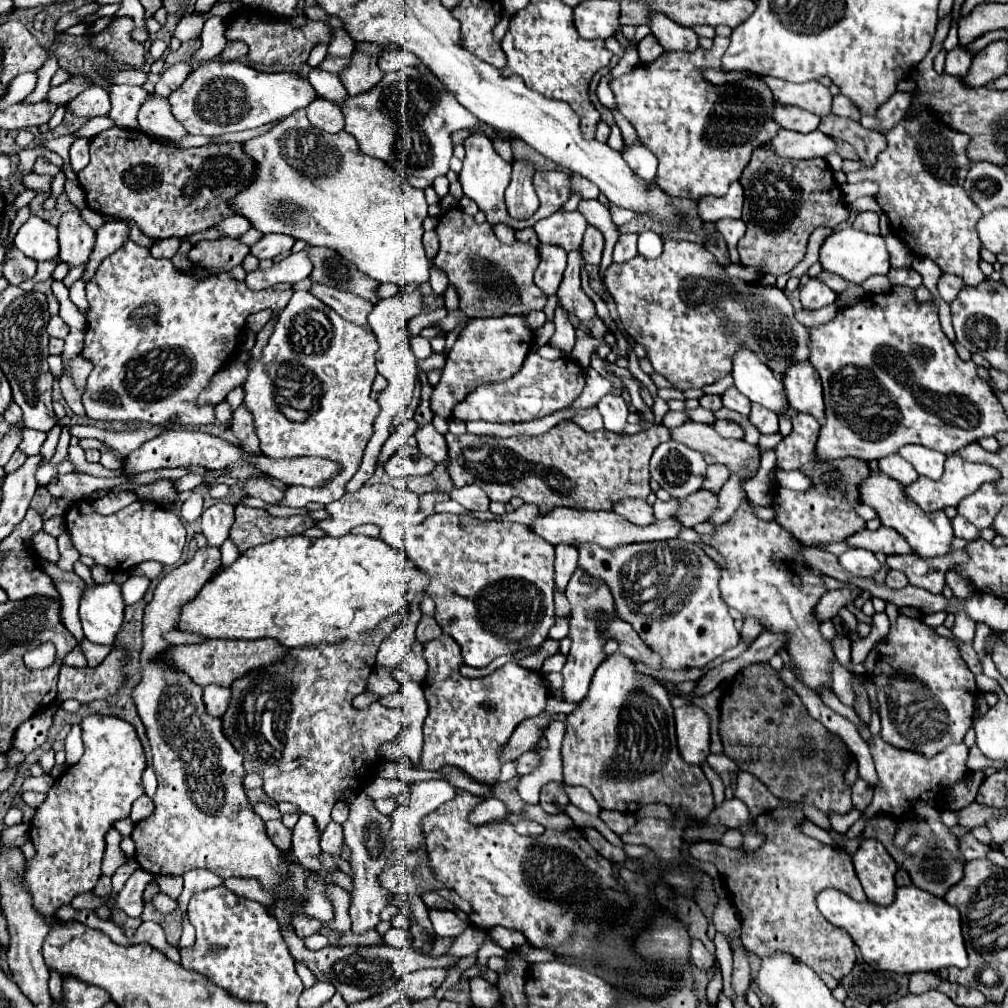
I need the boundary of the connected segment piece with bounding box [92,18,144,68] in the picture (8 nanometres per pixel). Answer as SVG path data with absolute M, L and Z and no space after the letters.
M116 18L104 32L94 36L92 44L94 48L106 48L106 52L120 62L140 68L144 64L144 44L132 38L132 30L132 18Z

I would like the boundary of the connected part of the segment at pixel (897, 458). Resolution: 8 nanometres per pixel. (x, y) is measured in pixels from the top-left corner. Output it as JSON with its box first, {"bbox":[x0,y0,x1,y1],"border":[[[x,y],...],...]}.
{"bbox":[880,454,918,486],"border":[[[900,454],[894,456],[886,456],[880,460],[880,470],[884,474],[888,474],[890,478],[898,480],[902,486],[908,486],[910,482],[914,482],[918,478],[918,472],[910,466],[910,462],[906,462]]]}

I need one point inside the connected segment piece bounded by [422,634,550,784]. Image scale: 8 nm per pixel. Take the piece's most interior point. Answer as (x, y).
(469, 721)

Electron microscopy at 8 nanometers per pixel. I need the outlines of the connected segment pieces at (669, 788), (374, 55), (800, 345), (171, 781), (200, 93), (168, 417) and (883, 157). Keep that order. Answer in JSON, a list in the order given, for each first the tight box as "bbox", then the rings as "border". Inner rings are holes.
[{"bbox":[562,652,714,820],"border":[[[616,652],[610,654],[594,672],[588,696],[580,702],[580,708],[568,716],[568,728],[562,744],[562,766],[564,766],[564,784],[584,786],[592,792],[598,806],[604,810],[618,812],[638,812],[640,808],[654,802],[664,802],[674,812],[684,812],[688,818],[706,820],[714,808],[712,788],[706,780],[702,768],[682,762],[676,746],[674,732],[674,710],[670,704],[670,694],[666,686],[636,670],[632,658]]]},{"bbox":[338,42,386,96],"border":[[[356,42],[354,54],[350,56],[348,66],[338,72],[340,82],[348,90],[350,96],[368,92],[372,86],[376,86],[382,80],[382,70],[378,68],[378,58],[386,50],[384,44],[368,44],[368,42]]]},{"bbox":[604,240,808,390],"border":[[[666,240],[664,252],[658,260],[646,260],[639,254],[624,264],[610,264],[604,276],[604,284],[616,302],[624,330],[646,348],[646,358],[654,370],[662,374],[678,390],[702,388],[724,378],[732,370],[734,346],[724,340],[720,322],[732,320],[740,328],[740,340],[752,348],[762,362],[766,362],[774,374],[784,374],[796,360],[806,360],[808,350],[808,328],[794,318],[790,300],[782,290],[774,286],[754,286],[738,278],[728,278],[724,268],[708,252],[706,246],[688,240]]]},{"bbox":[132,546,384,946],"border":[[[214,546],[200,548],[190,562],[180,564],[178,568],[170,570],[160,580],[160,584],[154,590],[152,602],[146,604],[146,608],[144,608],[142,652],[140,652],[142,676],[140,676],[140,682],[132,690],[132,700],[134,700],[134,706],[138,710],[142,724],[146,726],[146,736],[150,740],[150,748],[154,754],[152,758],[154,758],[154,772],[158,778],[158,790],[154,794],[156,808],[154,808],[152,816],[148,816],[146,820],[142,820],[134,826],[134,832],[132,832],[132,840],[136,844],[134,858],[142,866],[142,870],[152,872],[152,874],[184,874],[184,872],[194,870],[194,868],[206,868],[224,880],[230,876],[256,878],[264,890],[272,892],[274,902],[292,902],[294,904],[290,922],[302,940],[312,936],[312,934],[320,934],[322,928],[330,928],[336,934],[340,932],[340,946],[378,946],[378,942],[384,944],[384,938],[376,930],[368,930],[366,934],[360,934],[360,936],[356,936],[352,932],[351,920],[348,916],[350,894],[340,886],[330,890],[335,914],[333,920],[328,922],[326,926],[322,926],[322,922],[314,922],[314,918],[306,918],[306,914],[302,914],[302,902],[300,900],[302,900],[302,890],[306,890],[306,868],[292,862],[292,864],[288,864],[288,872],[286,874],[282,872],[284,856],[270,842],[262,818],[256,816],[256,812],[252,810],[252,806],[244,794],[242,756],[234,750],[230,740],[222,734],[222,718],[210,718],[210,714],[206,714],[206,708],[202,702],[202,686],[198,686],[196,682],[190,682],[190,678],[186,678],[186,674],[182,674],[182,670],[176,672],[176,670],[170,670],[170,666],[162,666],[162,662],[158,662],[158,654],[162,654],[162,650],[166,650],[166,646],[170,646],[170,642],[166,642],[164,634],[170,630],[180,630],[178,618],[180,618],[182,606],[186,602],[190,602],[194,596],[198,596],[202,586],[218,572],[218,568],[220,568],[220,548],[214,548]]]},{"bbox":[170,60,316,136],"border":[[[210,60],[194,68],[184,84],[170,94],[170,106],[174,118],[188,128],[190,134],[220,136],[226,132],[240,132],[258,128],[272,120],[282,120],[294,110],[306,108],[316,98],[316,90],[308,80],[290,74],[266,74],[242,62],[218,62]]]},{"bbox":[82,242,288,426],"border":[[[126,242],[118,252],[102,260],[94,278],[86,284],[88,296],[88,332],[84,338],[82,354],[94,362],[94,370],[82,396],[86,416],[94,420],[144,420],[150,424],[172,424],[180,418],[180,426],[212,424],[216,420],[216,404],[198,404],[198,394],[210,384],[210,378],[226,364],[226,358],[234,358],[242,344],[242,328],[246,318],[264,308],[280,310],[288,302],[286,292],[274,292],[272,288],[254,292],[244,282],[232,278],[230,272],[210,274],[196,280],[182,270],[176,270],[172,260],[150,256],[148,248],[134,242]],[[154,304],[158,314],[154,318],[134,316],[142,306]]]},{"bbox":[847,108,986,286],"border":[[[920,108],[914,114],[906,114],[886,134],[886,140],[888,140],[888,148],[878,156],[876,164],[866,170],[847,173],[847,182],[874,180],[878,184],[878,194],[874,198],[890,220],[890,232],[902,242],[906,242],[906,246],[916,256],[932,258],[942,268],[942,272],[960,276],[966,282],[966,286],[978,286],[980,282],[986,280],[986,276],[978,268],[978,262],[980,262],[978,252],[980,252],[982,242],[976,234],[976,222],[982,216],[982,212],[978,210],[978,206],[974,206],[974,202],[964,190],[964,180],[972,164],[972,160],[968,158],[970,136],[940,122],[934,110]]]}]

